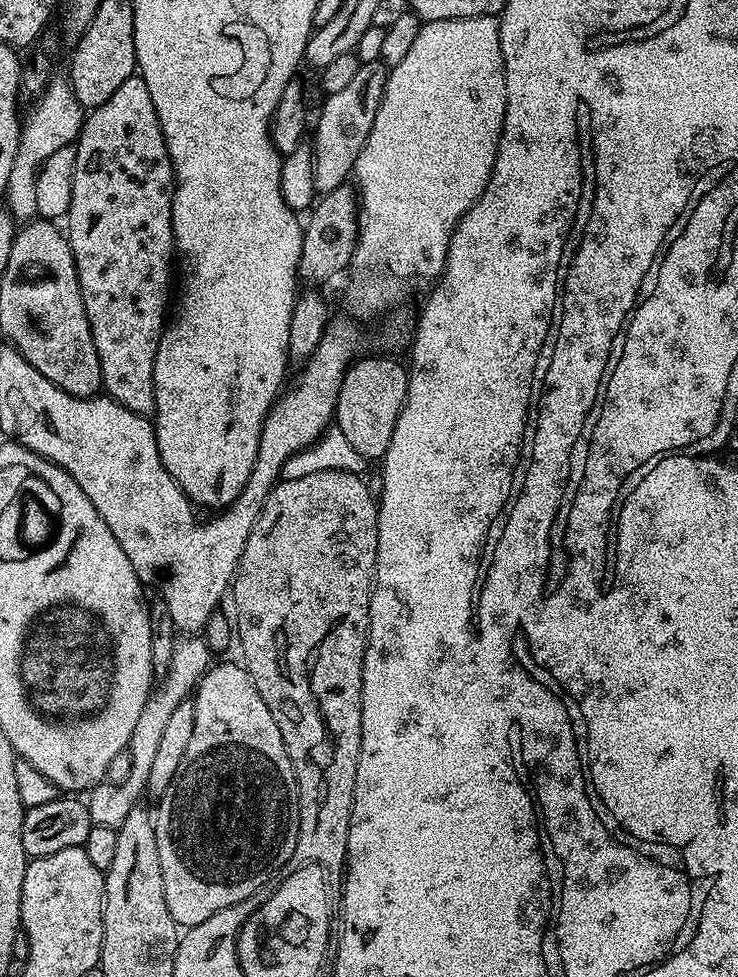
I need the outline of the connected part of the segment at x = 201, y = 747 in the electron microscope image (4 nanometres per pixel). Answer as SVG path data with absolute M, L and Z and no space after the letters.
M213 663L196 685L192 700L194 734L190 738L190 746L186 746L186 754L182 754L182 766L178 766L178 774L174 774L174 782L166 786L166 794L158 798L157 804L160 805L154 808L158 862L162 866L162 890L166 890L166 910L170 910L174 922L184 930L198 926L198 922L206 922L206 918L218 914L218 910L226 910L226 906L234 906L245 900L247 896L256 896L259 888L284 863L287 865L291 861L298 842L300 791L296 788L294 766L282 742L282 730L278 730L278 722L274 722L274 714L270 714L266 702L262 702L262 694L258 694L258 686L254 686L247 668L239 663L236 664Z

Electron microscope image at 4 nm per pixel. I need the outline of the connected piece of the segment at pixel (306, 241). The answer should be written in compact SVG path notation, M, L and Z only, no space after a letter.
M351 183L338 186L338 190L323 193L314 207L307 213L302 224L302 254L300 255L299 279L305 285L320 286L331 276L347 269L352 263L352 255L356 249L356 239L360 237L360 214L358 211L358 192Z

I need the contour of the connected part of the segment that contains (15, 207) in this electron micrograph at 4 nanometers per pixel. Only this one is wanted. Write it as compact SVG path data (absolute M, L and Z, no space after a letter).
M62 78L58 81L56 79L51 81L33 104L35 104L34 109L31 110L29 116L25 117L21 125L20 144L11 166L10 178L7 179L7 190L4 193L7 211L18 222L28 222L36 216L35 183L37 173L46 158L50 158L50 155L54 154L59 147L75 141L80 134L84 117L84 109L77 102L71 83Z

